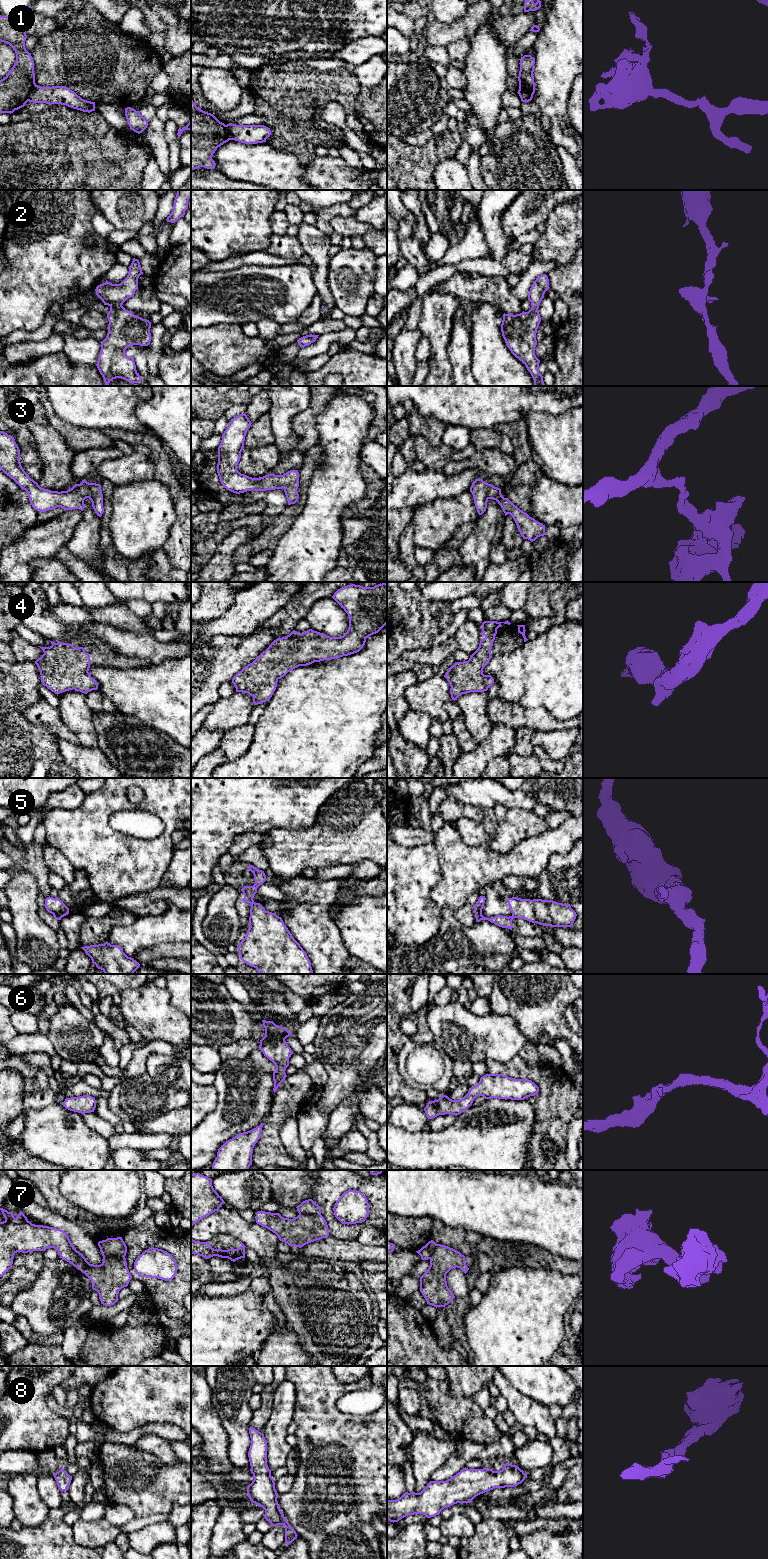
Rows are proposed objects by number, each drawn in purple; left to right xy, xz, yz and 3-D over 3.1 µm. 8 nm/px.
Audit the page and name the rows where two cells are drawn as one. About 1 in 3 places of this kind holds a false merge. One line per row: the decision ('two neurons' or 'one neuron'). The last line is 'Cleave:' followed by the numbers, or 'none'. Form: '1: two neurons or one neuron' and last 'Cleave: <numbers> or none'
1: two neurons
2: one neuron
3: one neuron
4: one neuron
5: two neurons
6: one neuron
7: two neurons
8: one neuron
Cleave: 1, 5, 7

